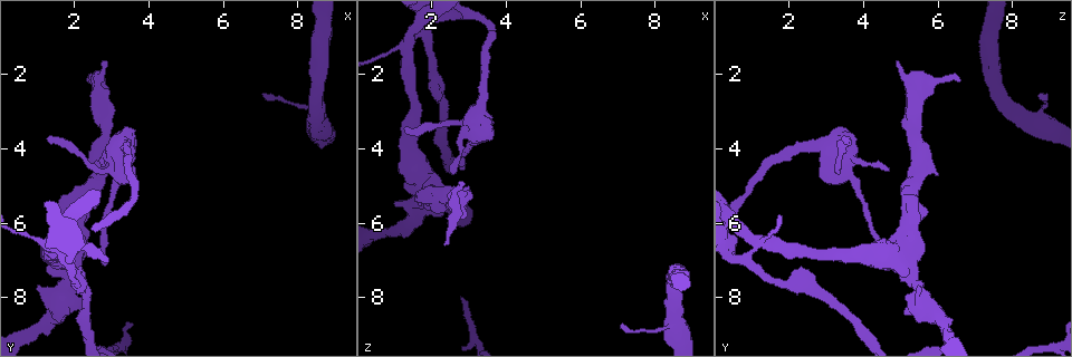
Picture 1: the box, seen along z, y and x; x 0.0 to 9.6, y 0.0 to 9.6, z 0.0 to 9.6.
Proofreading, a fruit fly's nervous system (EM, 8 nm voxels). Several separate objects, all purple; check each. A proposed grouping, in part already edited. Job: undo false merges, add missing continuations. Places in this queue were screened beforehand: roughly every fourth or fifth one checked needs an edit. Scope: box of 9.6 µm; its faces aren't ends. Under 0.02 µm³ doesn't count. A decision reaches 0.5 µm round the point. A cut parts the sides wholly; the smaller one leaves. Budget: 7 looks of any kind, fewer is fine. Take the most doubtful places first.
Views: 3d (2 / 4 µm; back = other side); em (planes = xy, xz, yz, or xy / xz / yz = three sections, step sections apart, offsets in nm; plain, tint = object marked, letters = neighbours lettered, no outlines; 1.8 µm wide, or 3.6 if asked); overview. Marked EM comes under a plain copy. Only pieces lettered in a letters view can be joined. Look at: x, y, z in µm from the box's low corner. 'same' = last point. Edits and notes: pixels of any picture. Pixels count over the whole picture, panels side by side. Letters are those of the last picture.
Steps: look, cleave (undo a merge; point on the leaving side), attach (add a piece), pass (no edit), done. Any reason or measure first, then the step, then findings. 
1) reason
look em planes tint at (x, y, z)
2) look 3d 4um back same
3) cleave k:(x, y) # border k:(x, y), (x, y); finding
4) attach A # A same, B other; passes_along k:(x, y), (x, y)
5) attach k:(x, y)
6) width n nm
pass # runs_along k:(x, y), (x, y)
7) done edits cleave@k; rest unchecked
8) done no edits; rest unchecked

four or more arms meet
look em planes letters at (1.35, 6.50, 1.15)

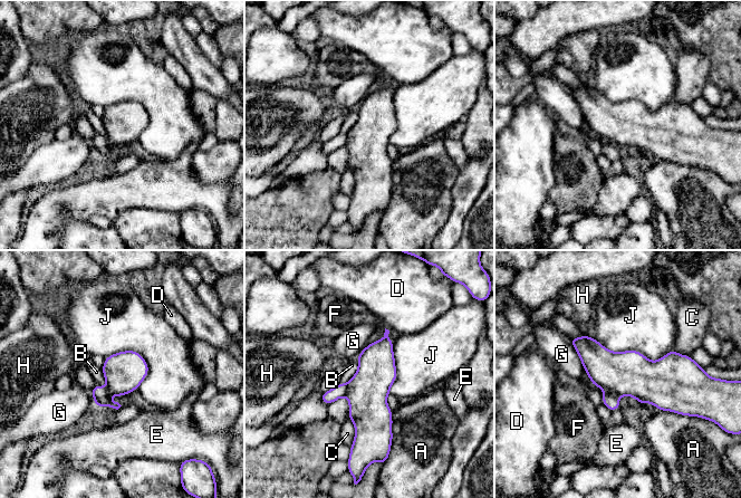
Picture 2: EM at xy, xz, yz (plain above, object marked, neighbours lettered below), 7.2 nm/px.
cleave 2:(610, 401) # A other, B other, C other, D other, E other, F other, G other, H other, J other; border 2:(604, 390), (610, 391), (617, 396); two neurons meet here

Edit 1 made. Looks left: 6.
look em 3.6um xy step 4 tint at (1.70, 8.05, 5.45)

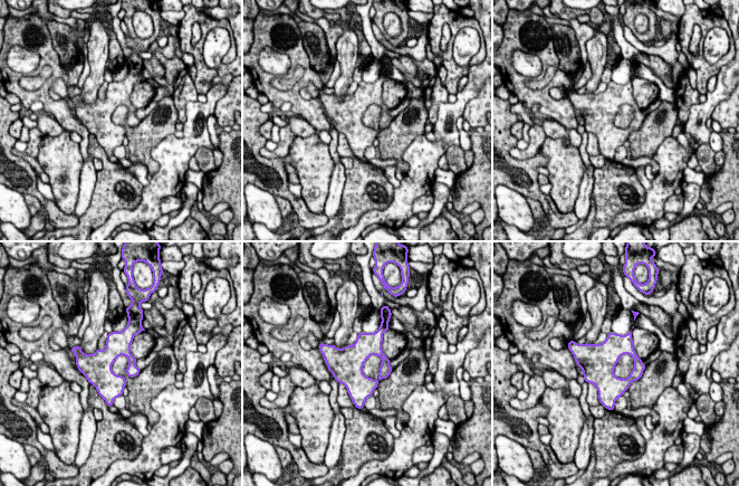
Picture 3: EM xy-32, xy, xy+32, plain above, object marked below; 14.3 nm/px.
cut it another way
look em 3.6um planes tint same

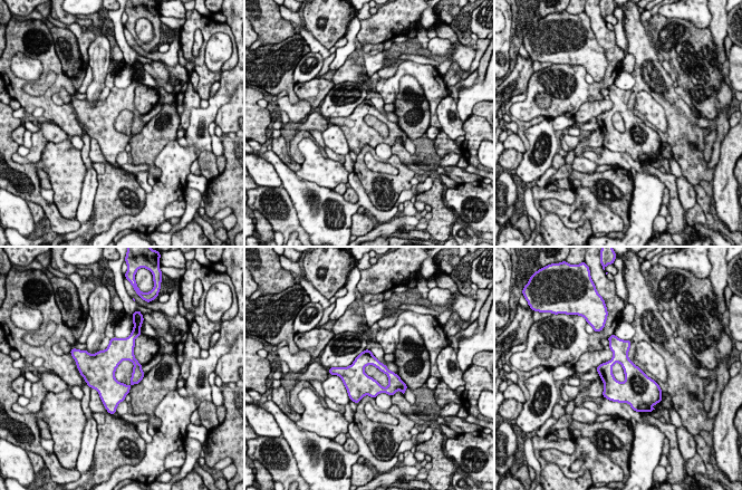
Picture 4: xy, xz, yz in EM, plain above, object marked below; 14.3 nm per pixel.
what lies round it
look em 3.6um planes letters same

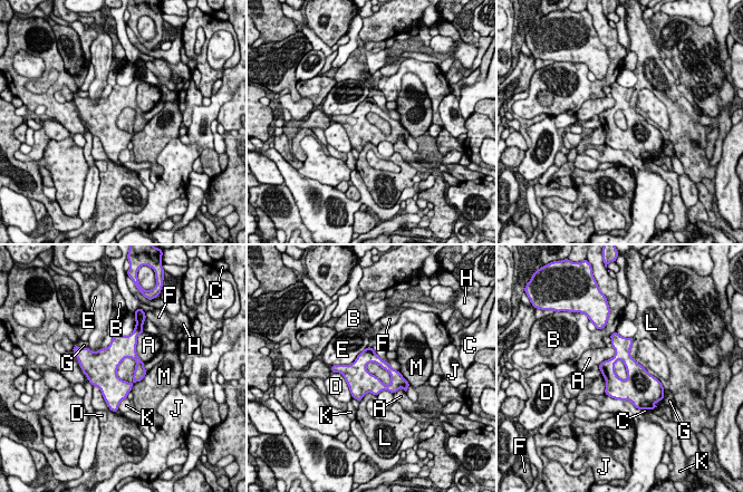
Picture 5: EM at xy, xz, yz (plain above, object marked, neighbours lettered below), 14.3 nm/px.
longest_contact L 600 nm
pass # A other, B other, C other, D other, E other, F other, G other, H other, J other, K other, L other, M other; border 5:(633, 337), (630, 355), (652, 375); one neuron here

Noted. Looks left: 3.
branch stops here
look 3d 4um at (2.35, 2.20, 6.65)

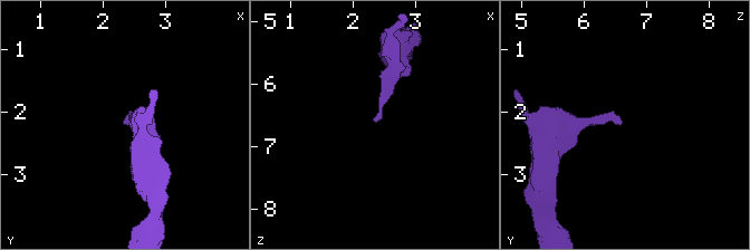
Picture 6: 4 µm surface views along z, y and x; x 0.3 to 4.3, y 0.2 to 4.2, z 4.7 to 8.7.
now the EM
look em yz step 8 tint at (2.40, 2.20, 6.60)

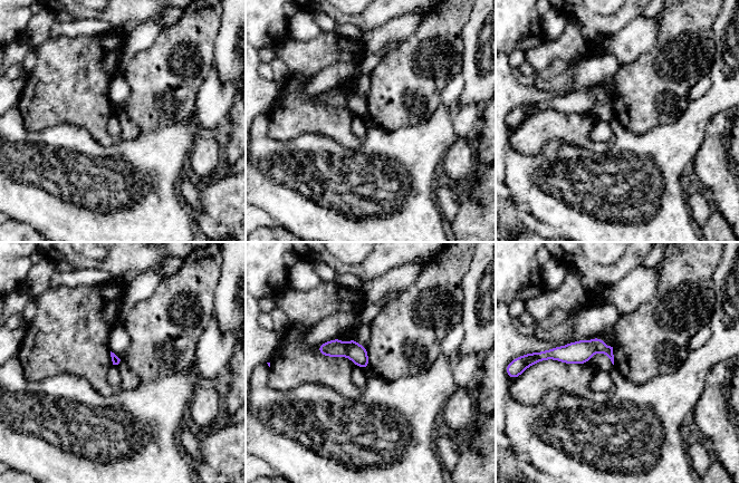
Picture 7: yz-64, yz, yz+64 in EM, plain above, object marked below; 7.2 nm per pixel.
look em planes letters same

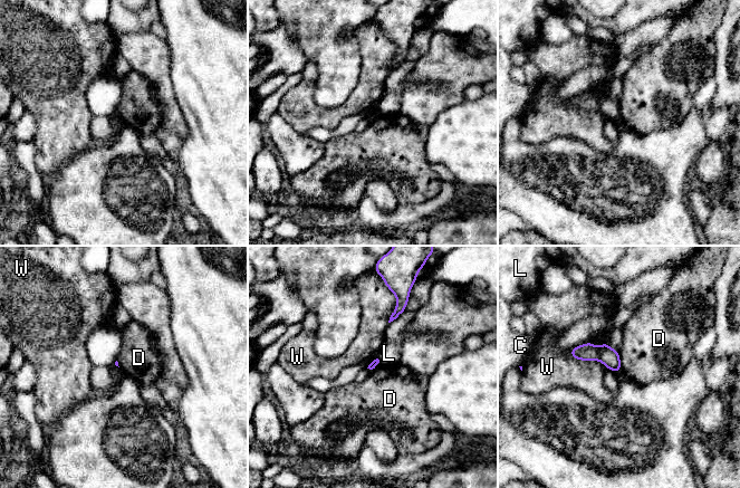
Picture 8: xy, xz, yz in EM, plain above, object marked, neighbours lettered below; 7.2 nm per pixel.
longest_contact W 320 nm
pass # C other, D other, L other, W other; runs_along 8:(573, 351), (602, 353), (617, 369); none of them fits

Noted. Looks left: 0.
done edits cleave@2; rest unchecked

